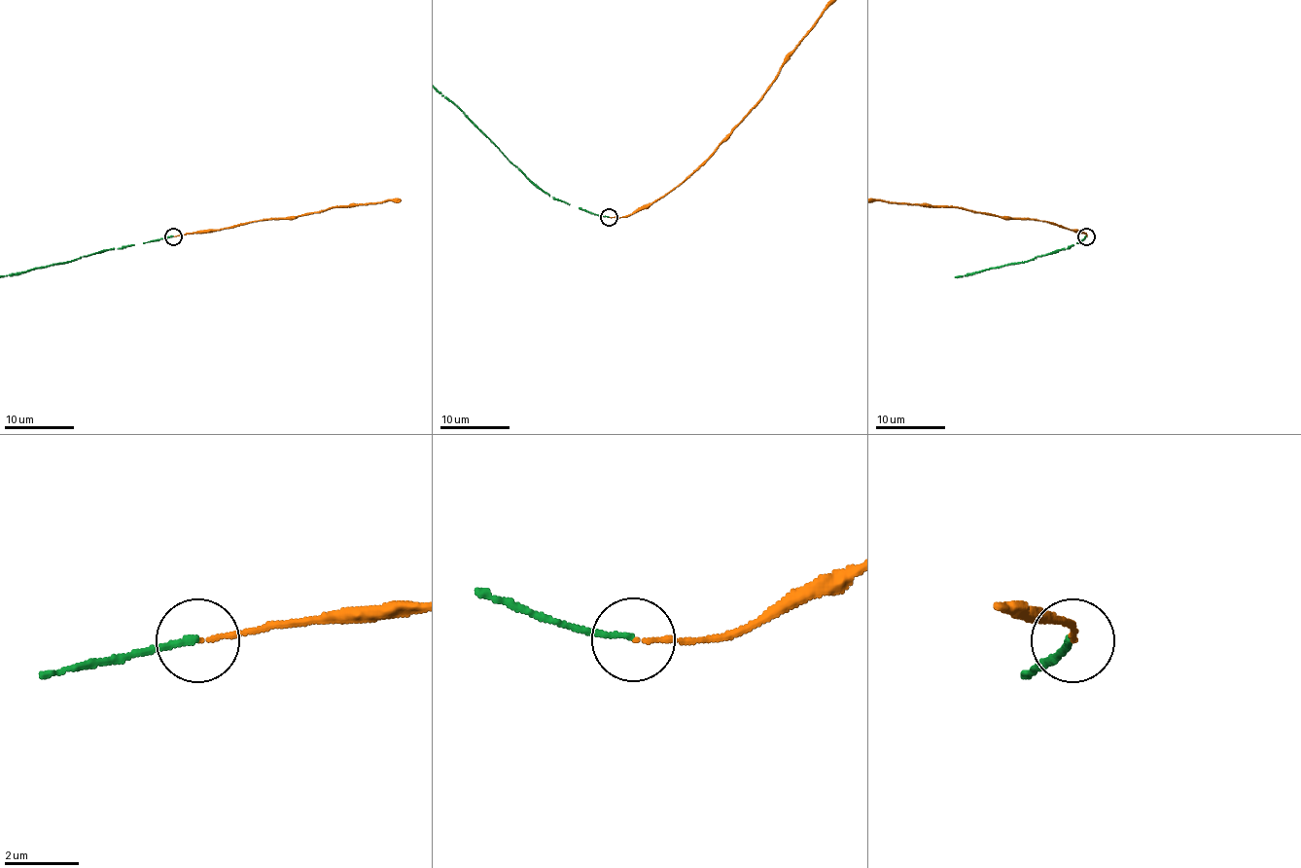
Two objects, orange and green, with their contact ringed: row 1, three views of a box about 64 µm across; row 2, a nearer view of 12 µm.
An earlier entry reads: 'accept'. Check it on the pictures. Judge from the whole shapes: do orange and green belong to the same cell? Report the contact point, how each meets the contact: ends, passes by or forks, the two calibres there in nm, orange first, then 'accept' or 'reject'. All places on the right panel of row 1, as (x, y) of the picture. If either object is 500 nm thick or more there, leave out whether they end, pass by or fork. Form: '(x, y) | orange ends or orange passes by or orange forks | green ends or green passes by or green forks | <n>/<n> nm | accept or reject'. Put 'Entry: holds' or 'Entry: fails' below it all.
(1086, 236) | orange ends | green ends | 100/140 nm | reject
Entry: fails

